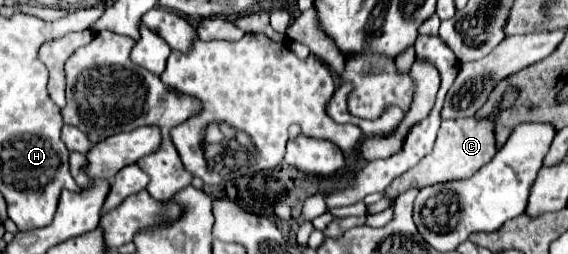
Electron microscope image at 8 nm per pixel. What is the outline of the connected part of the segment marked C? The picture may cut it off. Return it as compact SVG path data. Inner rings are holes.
M467 117L467 119L441 121L433 151L427 157L423 157L417 167L413 167L405 175L401 175L401 179L395 179L385 189L385 197L395 201L401 193L405 193L409 189L423 189L429 185L469 179L471 175L477 173L477 169L487 165L495 153L497 153L497 149L495 149L495 139L493 139L493 123L489 123L489 119Z

